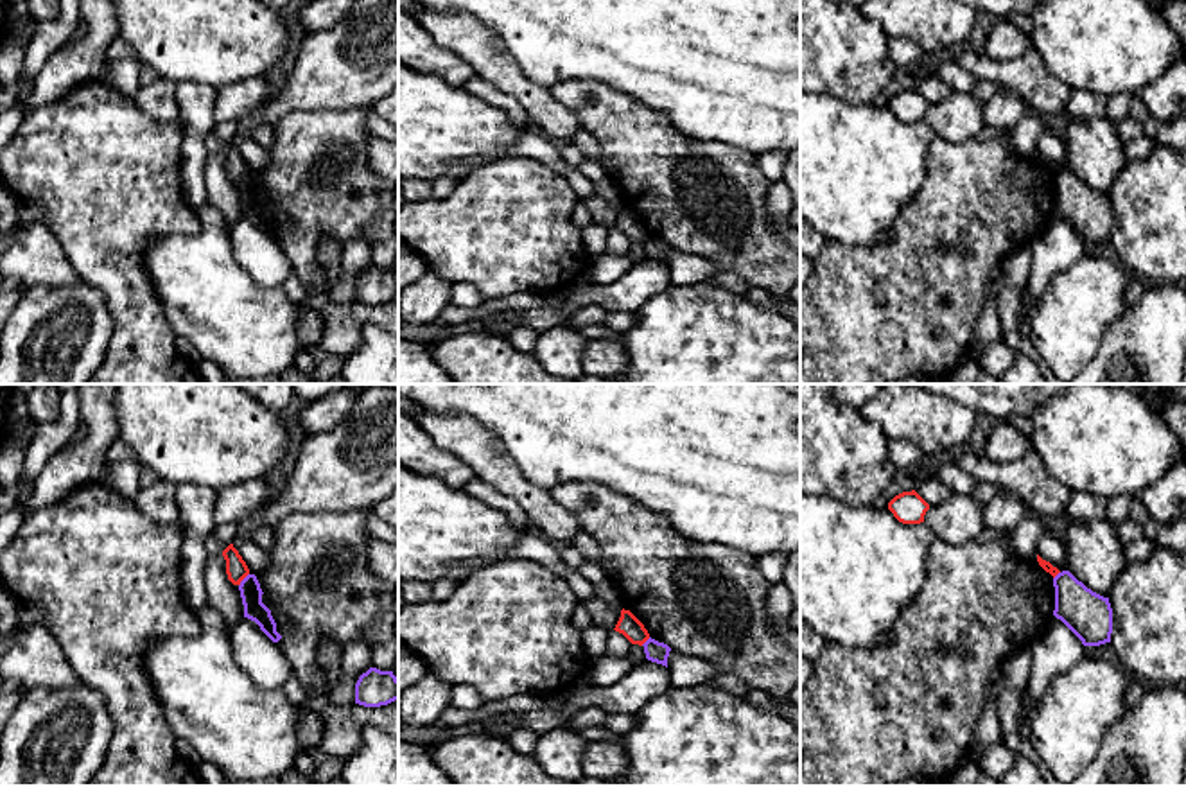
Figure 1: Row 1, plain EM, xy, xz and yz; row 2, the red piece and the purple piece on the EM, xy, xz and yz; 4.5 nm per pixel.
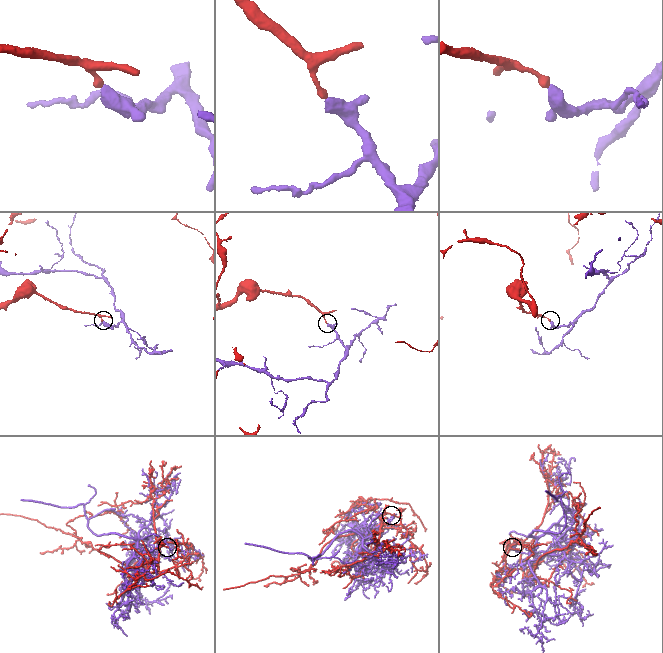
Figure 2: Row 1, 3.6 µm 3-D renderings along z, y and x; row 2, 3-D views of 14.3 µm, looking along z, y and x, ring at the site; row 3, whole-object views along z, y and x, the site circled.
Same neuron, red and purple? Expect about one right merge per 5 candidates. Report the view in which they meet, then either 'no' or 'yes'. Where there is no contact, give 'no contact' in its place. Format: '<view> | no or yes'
xy | no

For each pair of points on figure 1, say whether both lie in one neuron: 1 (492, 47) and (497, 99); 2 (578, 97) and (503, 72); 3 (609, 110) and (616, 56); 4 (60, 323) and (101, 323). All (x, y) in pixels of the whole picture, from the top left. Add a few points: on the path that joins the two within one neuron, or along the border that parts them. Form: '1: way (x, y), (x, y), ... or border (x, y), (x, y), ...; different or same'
1: border (478, 74), (508, 94), (528, 113); different
2: border (548, 88), (578, 117); different
3: border (571, 78), (609, 85), (650, 108); different
4: way (70, 323), (90, 323); same

